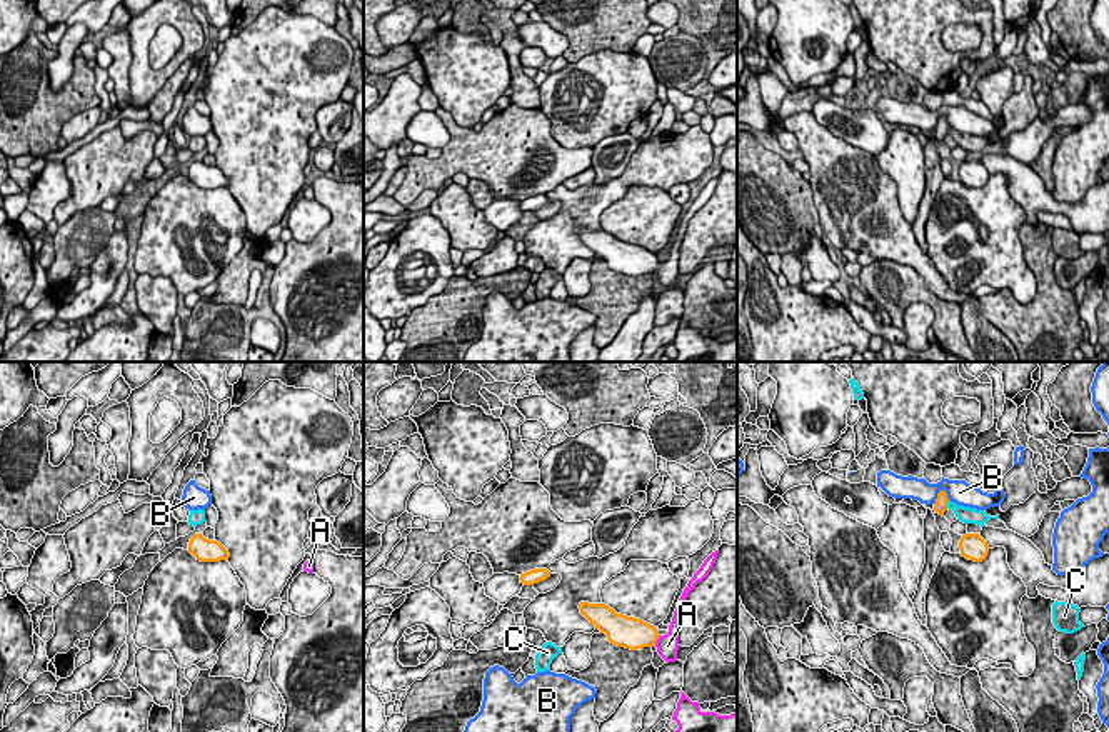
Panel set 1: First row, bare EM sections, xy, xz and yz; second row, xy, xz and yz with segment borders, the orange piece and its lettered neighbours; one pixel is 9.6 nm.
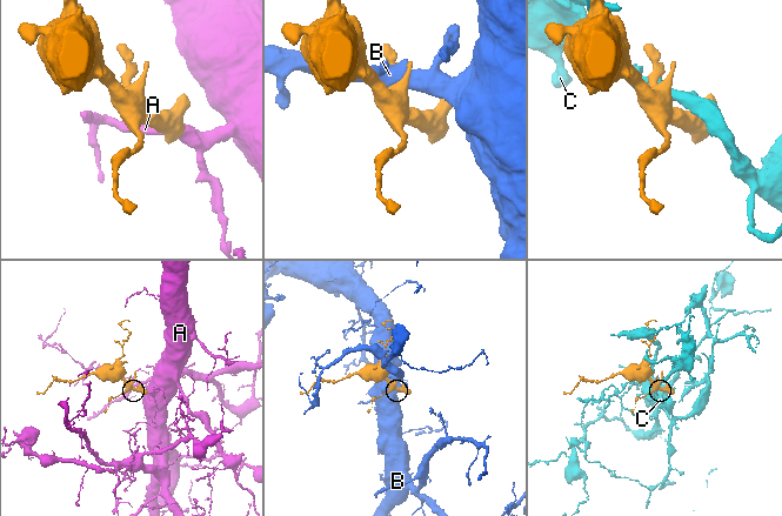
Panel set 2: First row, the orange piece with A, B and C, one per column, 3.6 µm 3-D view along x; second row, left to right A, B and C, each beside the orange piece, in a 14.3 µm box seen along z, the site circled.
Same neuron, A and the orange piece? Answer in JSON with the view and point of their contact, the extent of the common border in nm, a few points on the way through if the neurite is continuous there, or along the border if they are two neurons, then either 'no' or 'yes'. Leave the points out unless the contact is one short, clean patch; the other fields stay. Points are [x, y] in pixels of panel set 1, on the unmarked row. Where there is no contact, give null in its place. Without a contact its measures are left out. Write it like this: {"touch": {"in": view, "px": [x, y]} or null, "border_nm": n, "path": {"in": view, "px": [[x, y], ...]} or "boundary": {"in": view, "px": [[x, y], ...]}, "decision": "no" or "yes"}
{"touch": {"in": "xz", "px": [656, 267]}, "border_nm": 110, "path": {"in": "xz", "px": [[632, 259], [656, 267], [667, 272]]}, "decision": "yes"}

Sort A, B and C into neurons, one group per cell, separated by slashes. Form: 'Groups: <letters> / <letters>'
Groups: A / B / C

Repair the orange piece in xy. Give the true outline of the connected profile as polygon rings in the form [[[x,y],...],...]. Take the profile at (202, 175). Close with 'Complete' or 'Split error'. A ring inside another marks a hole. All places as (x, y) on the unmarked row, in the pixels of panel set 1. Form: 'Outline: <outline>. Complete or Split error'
Outline: [[[195,160],[188,168],[188,178],[200,188],[228,187],[228,177],[217,167],[208,167],[202,160]]]. Complete

